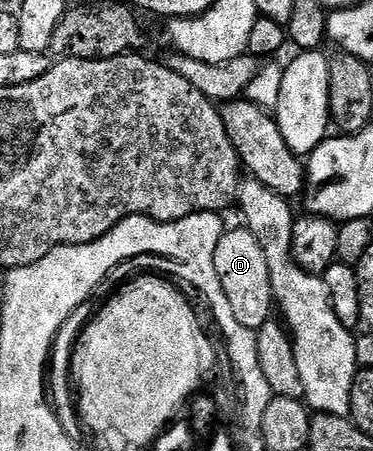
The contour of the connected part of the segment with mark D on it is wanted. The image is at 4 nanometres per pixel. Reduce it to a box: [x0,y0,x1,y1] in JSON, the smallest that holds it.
[213,229,273,332]

